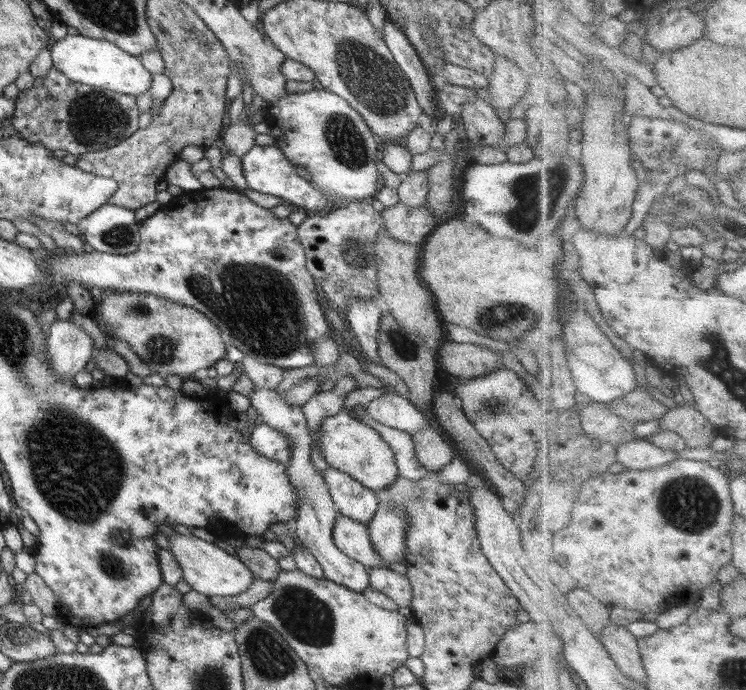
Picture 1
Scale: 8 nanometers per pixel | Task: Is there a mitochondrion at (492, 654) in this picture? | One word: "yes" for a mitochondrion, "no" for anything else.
no

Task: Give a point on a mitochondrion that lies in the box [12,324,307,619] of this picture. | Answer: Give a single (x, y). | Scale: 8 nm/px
(76, 469)

